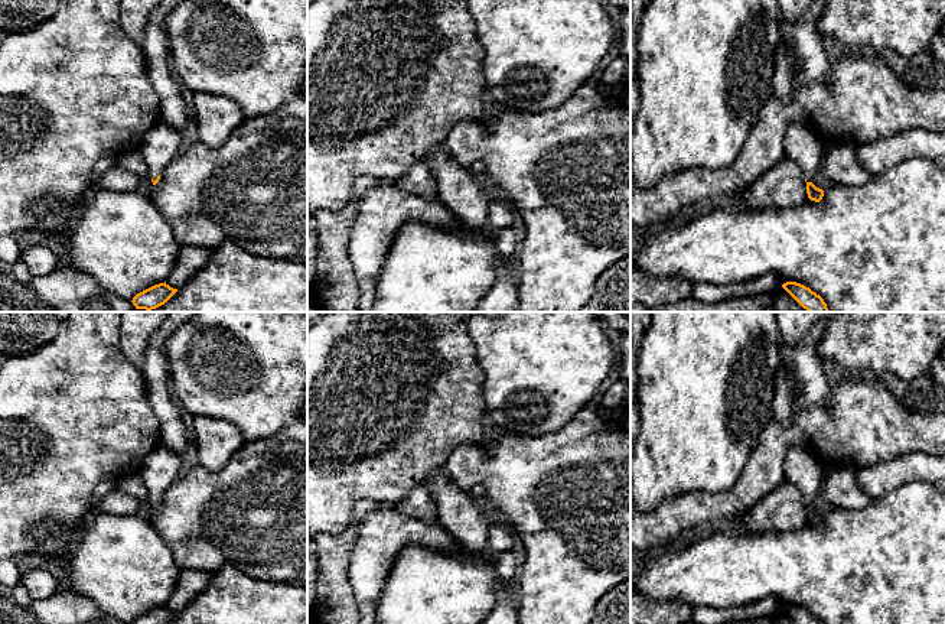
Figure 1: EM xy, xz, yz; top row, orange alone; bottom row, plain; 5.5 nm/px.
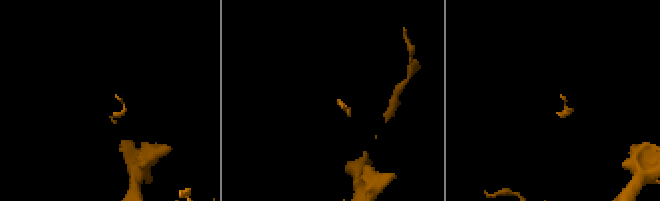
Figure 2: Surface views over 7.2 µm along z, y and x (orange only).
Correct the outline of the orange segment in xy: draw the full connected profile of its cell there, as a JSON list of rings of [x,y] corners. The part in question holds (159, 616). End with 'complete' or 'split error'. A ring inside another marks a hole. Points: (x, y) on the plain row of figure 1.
[[[164,605],[137,617],[133,624],[169,624],[176,615]]] | complete

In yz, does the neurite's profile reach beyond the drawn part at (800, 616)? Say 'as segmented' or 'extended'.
as segmented

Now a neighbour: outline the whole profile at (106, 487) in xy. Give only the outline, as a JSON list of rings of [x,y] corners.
[[[102,481],[97,485],[97,488],[94,490],[94,494],[91,497],[91,501],[87,507],[87,511],[84,513],[84,517],[88,511],[91,511],[95,506],[98,506],[98,503],[107,495],[110,494],[113,490],[117,488],[117,481]]]

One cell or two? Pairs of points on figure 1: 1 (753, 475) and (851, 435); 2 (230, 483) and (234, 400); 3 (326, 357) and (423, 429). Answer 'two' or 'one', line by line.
1: one
2: two
3: one

